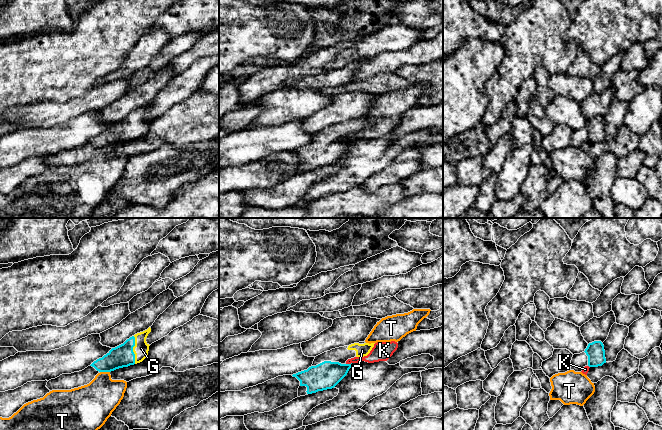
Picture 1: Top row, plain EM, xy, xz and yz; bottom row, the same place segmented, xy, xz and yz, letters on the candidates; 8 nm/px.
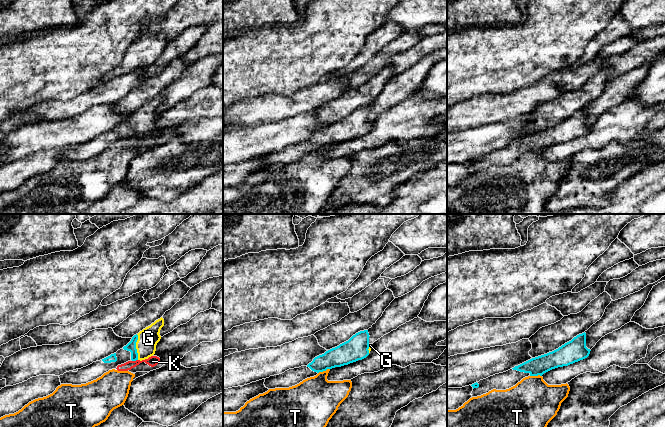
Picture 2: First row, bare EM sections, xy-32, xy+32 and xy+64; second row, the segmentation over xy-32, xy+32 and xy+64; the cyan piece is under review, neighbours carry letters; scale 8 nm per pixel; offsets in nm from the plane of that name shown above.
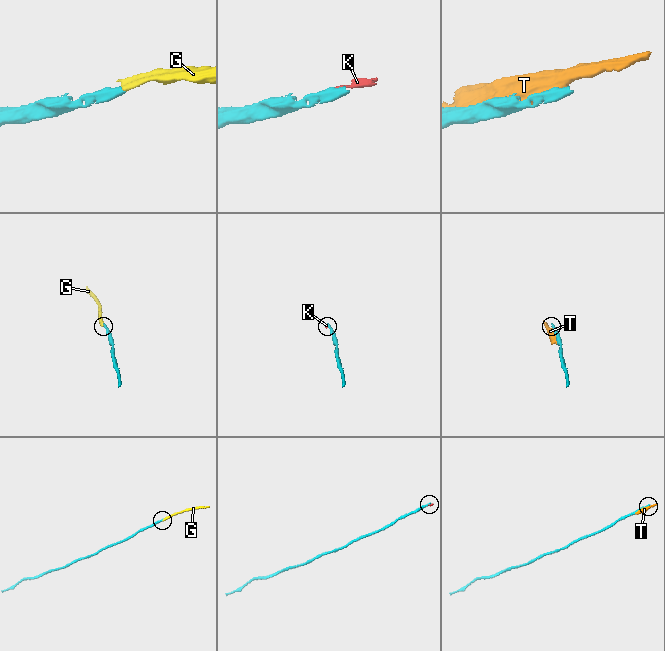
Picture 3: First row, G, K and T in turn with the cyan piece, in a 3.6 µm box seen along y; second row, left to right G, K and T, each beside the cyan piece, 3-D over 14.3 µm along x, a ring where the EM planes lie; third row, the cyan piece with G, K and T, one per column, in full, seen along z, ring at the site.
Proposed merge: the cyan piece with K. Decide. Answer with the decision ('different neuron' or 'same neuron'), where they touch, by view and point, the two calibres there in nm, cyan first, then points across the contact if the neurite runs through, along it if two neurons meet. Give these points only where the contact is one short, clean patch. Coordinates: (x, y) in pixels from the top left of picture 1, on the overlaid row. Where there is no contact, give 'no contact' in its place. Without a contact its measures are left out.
different neuron | xz (348, 364) | 220/120 nm | along xz (351, 362), (346, 364)

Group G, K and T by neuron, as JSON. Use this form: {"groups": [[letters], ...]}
{"groups": [["G"], ["K", "T"]]}

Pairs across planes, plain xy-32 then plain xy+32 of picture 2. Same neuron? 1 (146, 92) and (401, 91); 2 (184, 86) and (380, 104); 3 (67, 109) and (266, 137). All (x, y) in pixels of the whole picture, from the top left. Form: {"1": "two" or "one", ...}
{"1": "two", "2": "one", "3": "two"}

